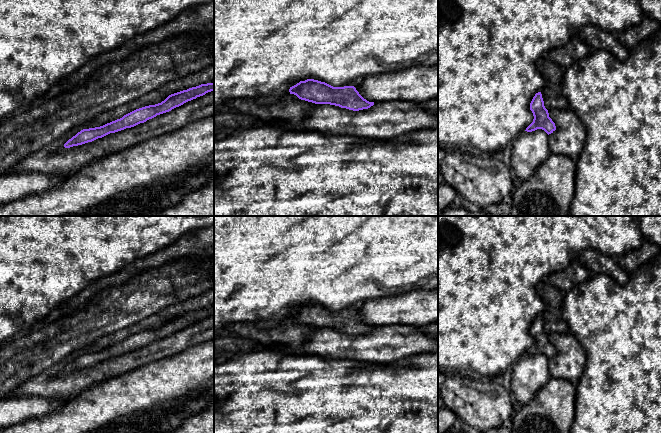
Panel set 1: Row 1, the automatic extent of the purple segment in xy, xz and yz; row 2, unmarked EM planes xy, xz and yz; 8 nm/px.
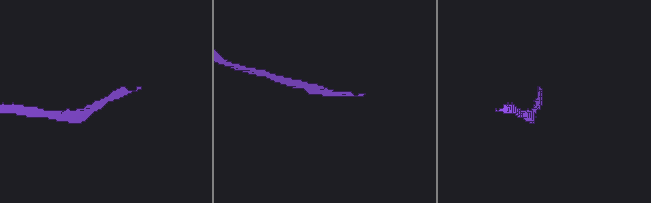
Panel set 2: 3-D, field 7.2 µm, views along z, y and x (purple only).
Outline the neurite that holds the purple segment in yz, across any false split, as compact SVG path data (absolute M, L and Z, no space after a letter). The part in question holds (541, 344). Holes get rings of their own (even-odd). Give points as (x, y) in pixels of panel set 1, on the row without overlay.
M541 316L536 317L533 321L530 327L530 334L533 337L534 343L525 355L532 356L542 353L549 359L556 354L555 347L549 341L548 334L544 330Z

